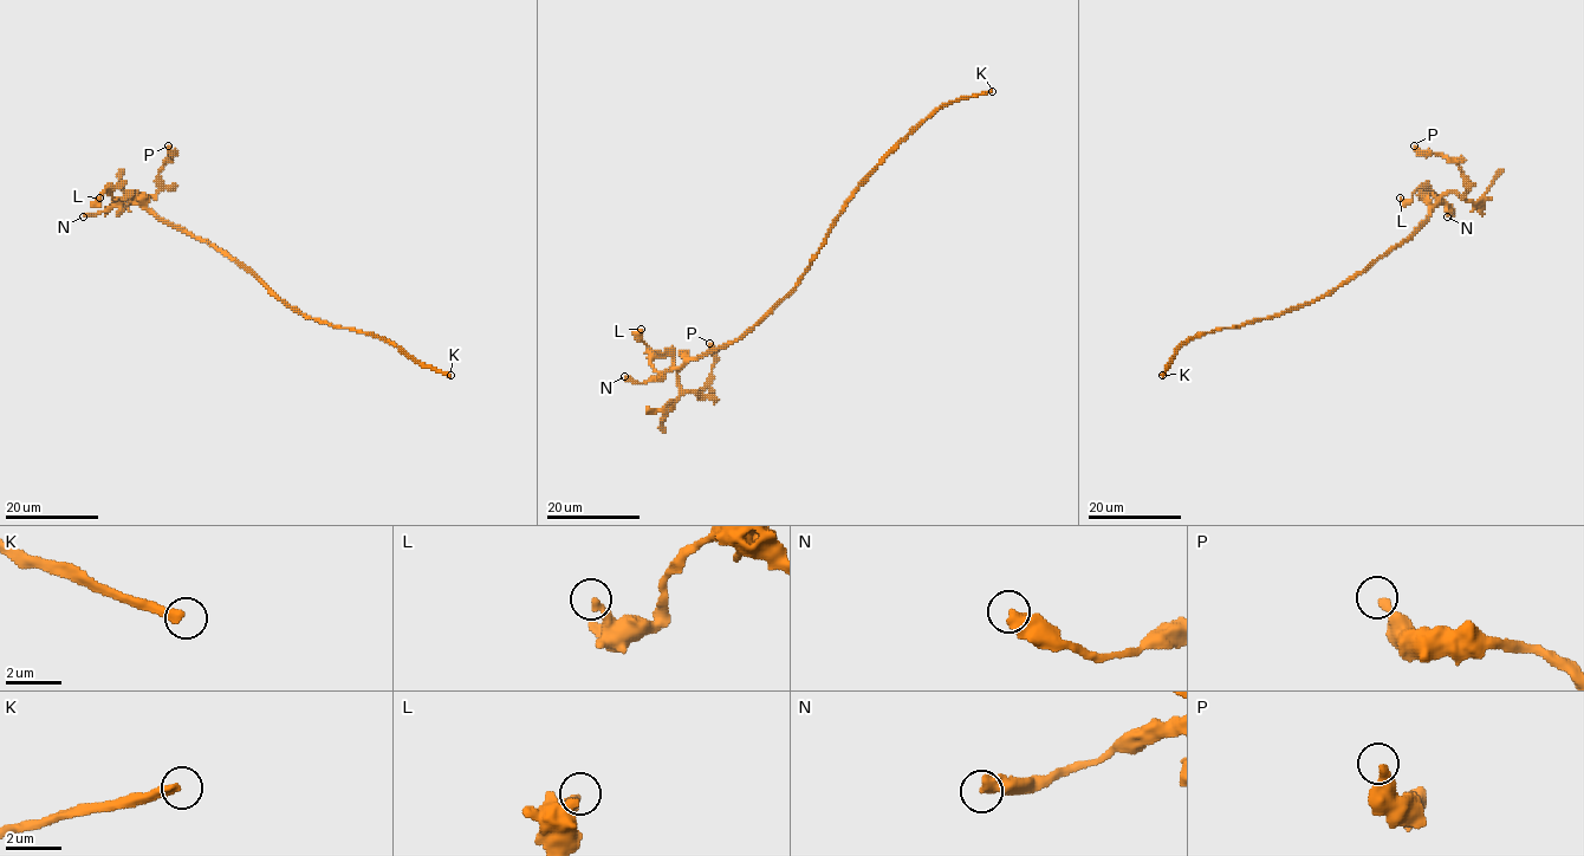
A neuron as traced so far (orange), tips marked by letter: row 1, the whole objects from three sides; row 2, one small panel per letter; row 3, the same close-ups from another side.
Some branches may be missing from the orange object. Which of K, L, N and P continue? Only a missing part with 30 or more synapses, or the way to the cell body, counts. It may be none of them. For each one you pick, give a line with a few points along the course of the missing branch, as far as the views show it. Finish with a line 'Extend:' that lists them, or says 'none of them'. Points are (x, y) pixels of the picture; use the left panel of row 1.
Extend: K

